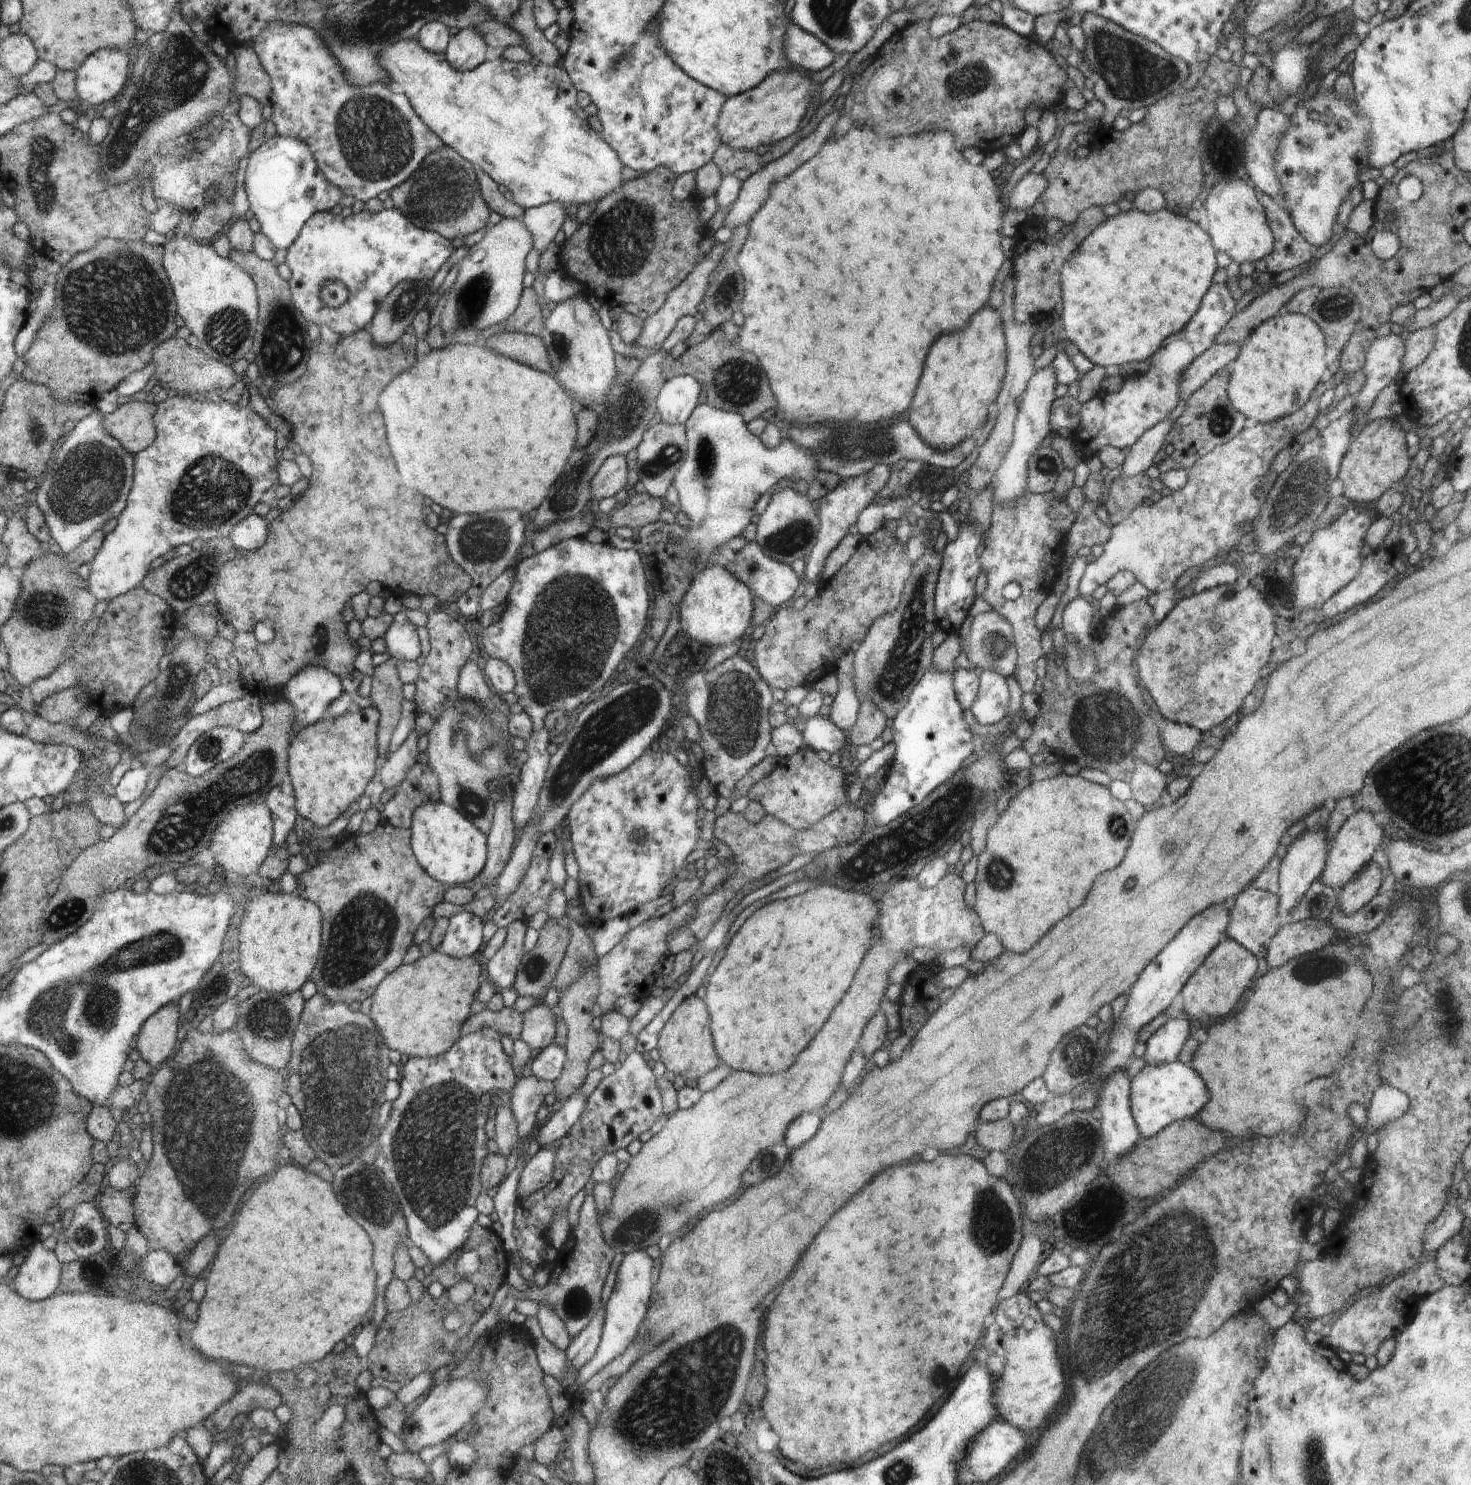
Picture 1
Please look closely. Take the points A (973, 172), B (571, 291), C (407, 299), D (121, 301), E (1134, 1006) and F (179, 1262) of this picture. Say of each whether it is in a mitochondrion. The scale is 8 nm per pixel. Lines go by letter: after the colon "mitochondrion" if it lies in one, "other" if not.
A: other
B: other
C: mitochondrion
D: mitochondrion
E: other
F: other

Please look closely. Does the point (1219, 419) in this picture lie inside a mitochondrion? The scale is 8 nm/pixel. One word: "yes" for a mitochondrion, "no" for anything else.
yes

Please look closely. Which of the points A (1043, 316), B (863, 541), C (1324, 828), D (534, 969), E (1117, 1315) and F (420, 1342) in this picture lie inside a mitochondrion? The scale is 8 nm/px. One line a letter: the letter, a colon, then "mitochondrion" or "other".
A: other
B: other
C: other
D: mitochondrion
E: mitochondrion
F: mitochondrion

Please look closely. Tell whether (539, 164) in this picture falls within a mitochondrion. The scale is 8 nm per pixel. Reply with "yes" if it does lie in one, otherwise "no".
no

